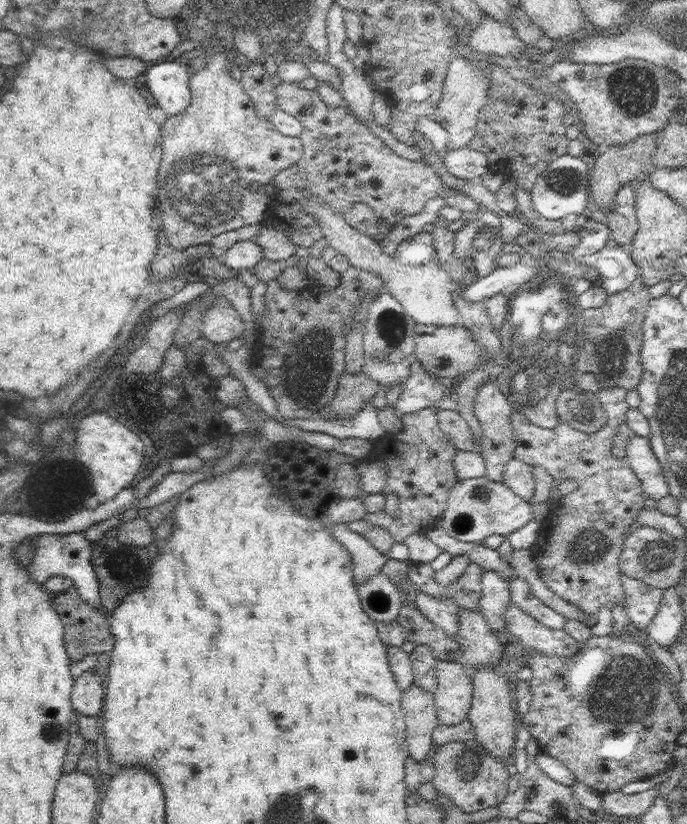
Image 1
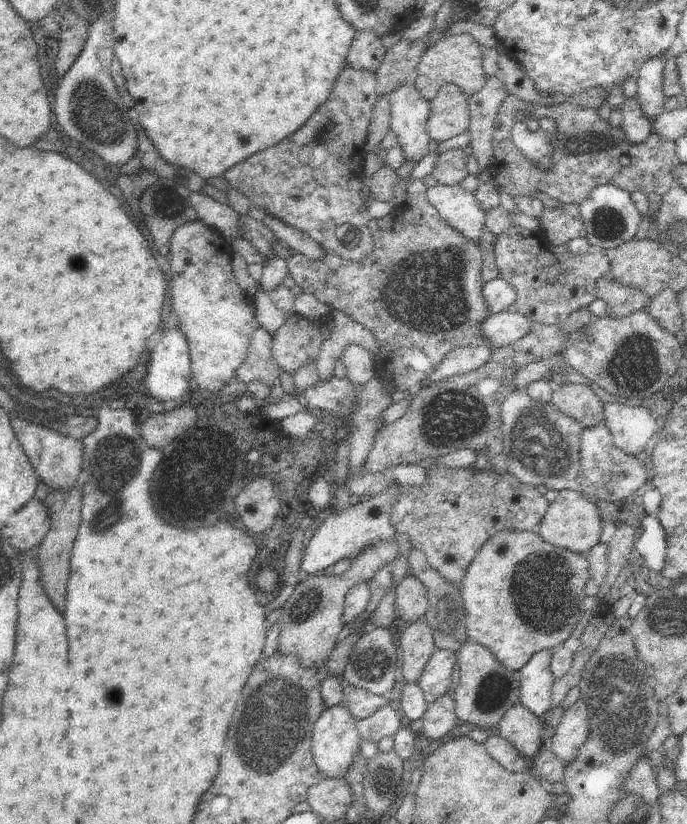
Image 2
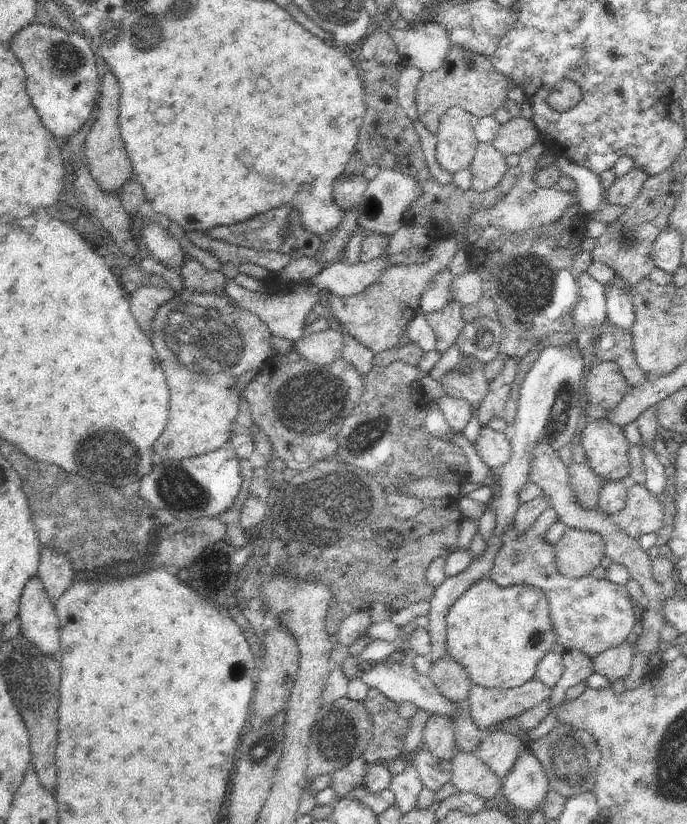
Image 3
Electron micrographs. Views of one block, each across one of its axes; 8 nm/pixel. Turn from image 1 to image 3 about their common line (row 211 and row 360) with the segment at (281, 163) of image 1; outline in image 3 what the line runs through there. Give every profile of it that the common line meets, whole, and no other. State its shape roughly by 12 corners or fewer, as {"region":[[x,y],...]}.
{"region":[[184,290],[150,340],[165,371],[162,461],[233,436],[238,378],[276,352],[232,299]]}

